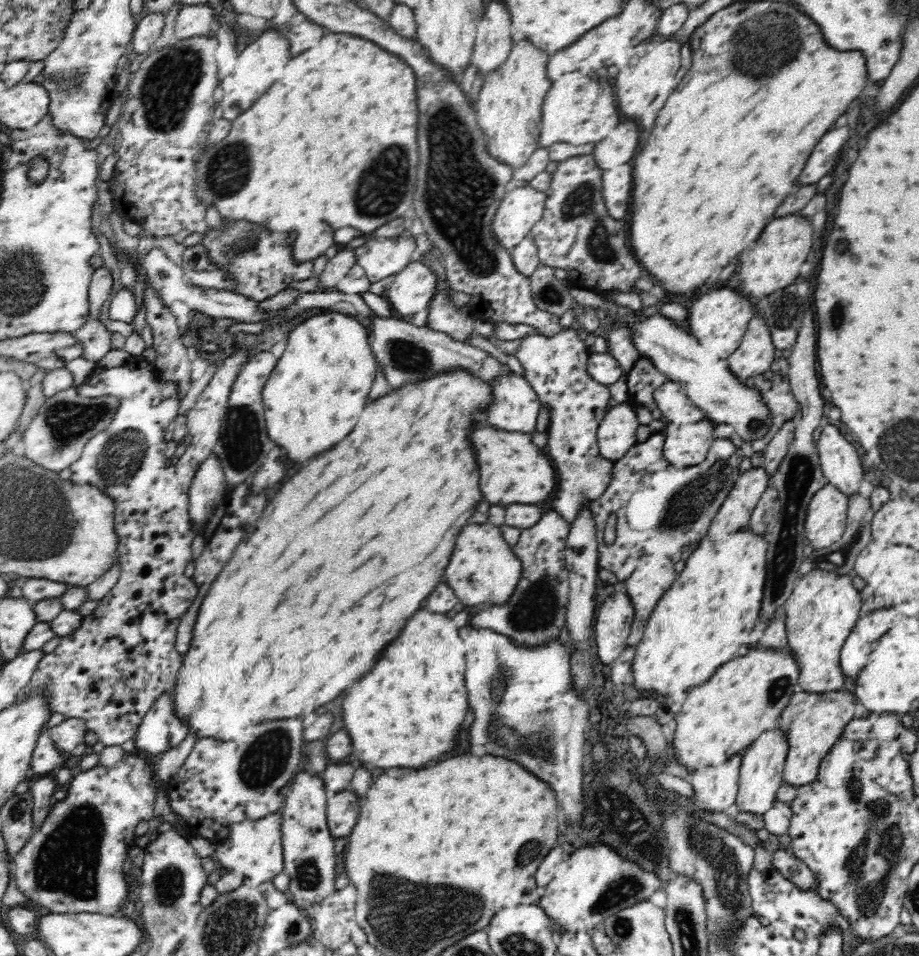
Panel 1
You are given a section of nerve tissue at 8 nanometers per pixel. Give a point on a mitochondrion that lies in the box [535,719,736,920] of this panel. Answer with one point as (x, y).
(617, 804)

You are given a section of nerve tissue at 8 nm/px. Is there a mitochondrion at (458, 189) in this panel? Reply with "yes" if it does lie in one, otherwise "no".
yes

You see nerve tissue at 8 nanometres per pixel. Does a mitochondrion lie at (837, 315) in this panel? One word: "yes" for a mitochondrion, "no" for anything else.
yes

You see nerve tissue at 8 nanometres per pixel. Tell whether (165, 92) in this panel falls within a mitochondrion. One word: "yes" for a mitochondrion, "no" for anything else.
yes

